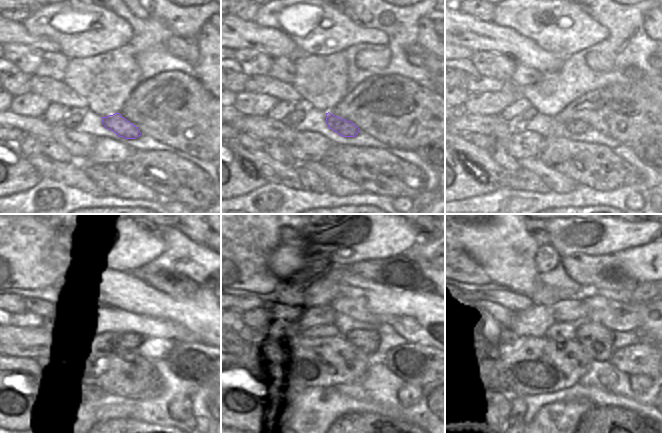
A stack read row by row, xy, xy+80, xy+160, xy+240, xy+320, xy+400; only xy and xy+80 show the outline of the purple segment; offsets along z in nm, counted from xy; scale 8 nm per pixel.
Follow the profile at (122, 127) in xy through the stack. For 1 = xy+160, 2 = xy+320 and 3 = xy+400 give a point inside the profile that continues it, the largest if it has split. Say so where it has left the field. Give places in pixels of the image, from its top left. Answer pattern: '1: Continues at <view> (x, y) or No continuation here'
1: Continues at xy+160 (578, 126)
2: Continues at xy+320 (368, 341)
3: Continues at xy+400 (597, 340).

